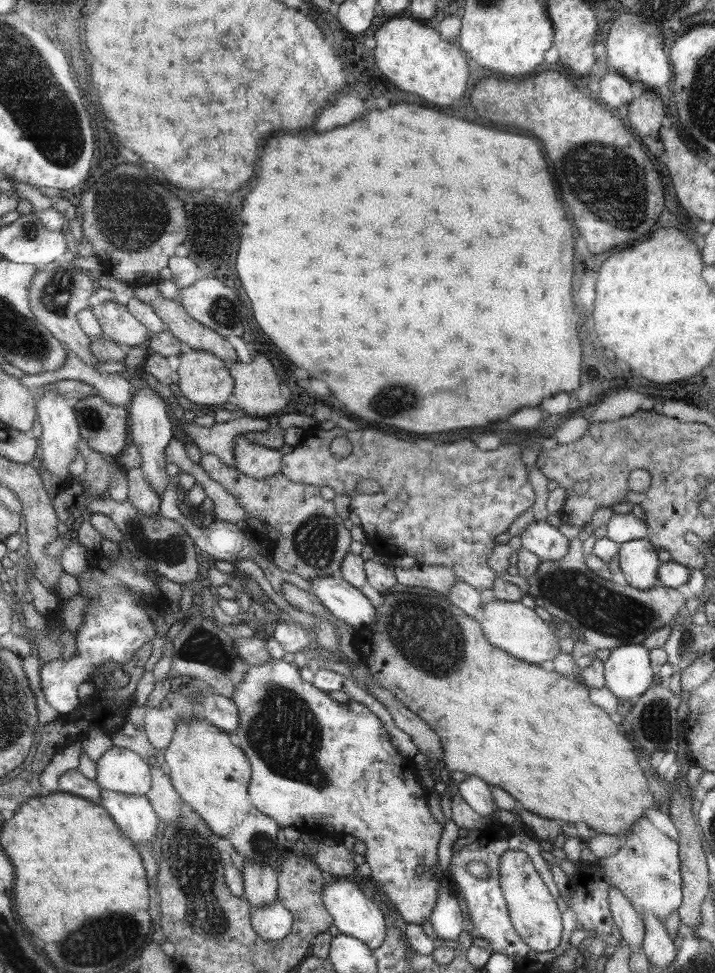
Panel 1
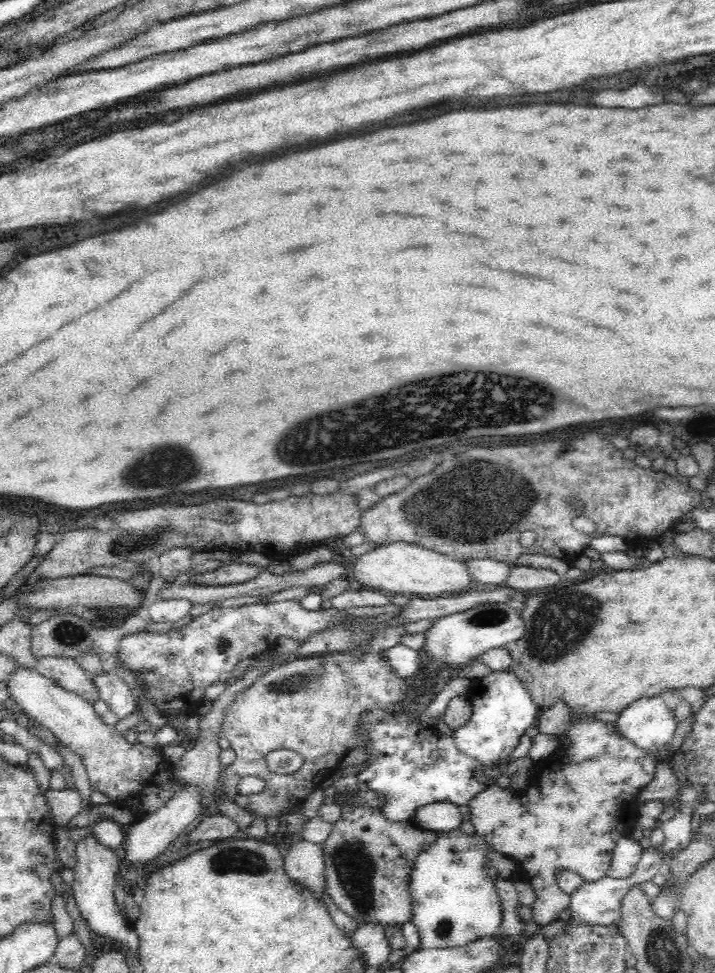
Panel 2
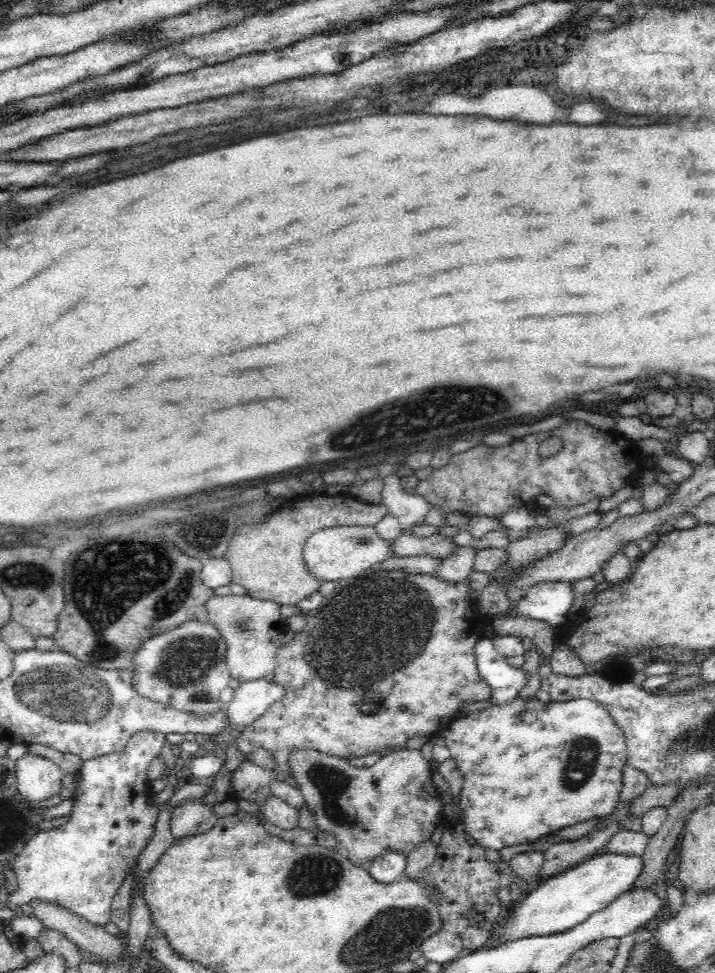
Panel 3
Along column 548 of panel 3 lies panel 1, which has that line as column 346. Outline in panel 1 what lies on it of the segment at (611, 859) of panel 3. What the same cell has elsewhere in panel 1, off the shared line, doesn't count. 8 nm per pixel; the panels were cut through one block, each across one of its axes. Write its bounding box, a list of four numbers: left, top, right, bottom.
[321,877,389,951]

